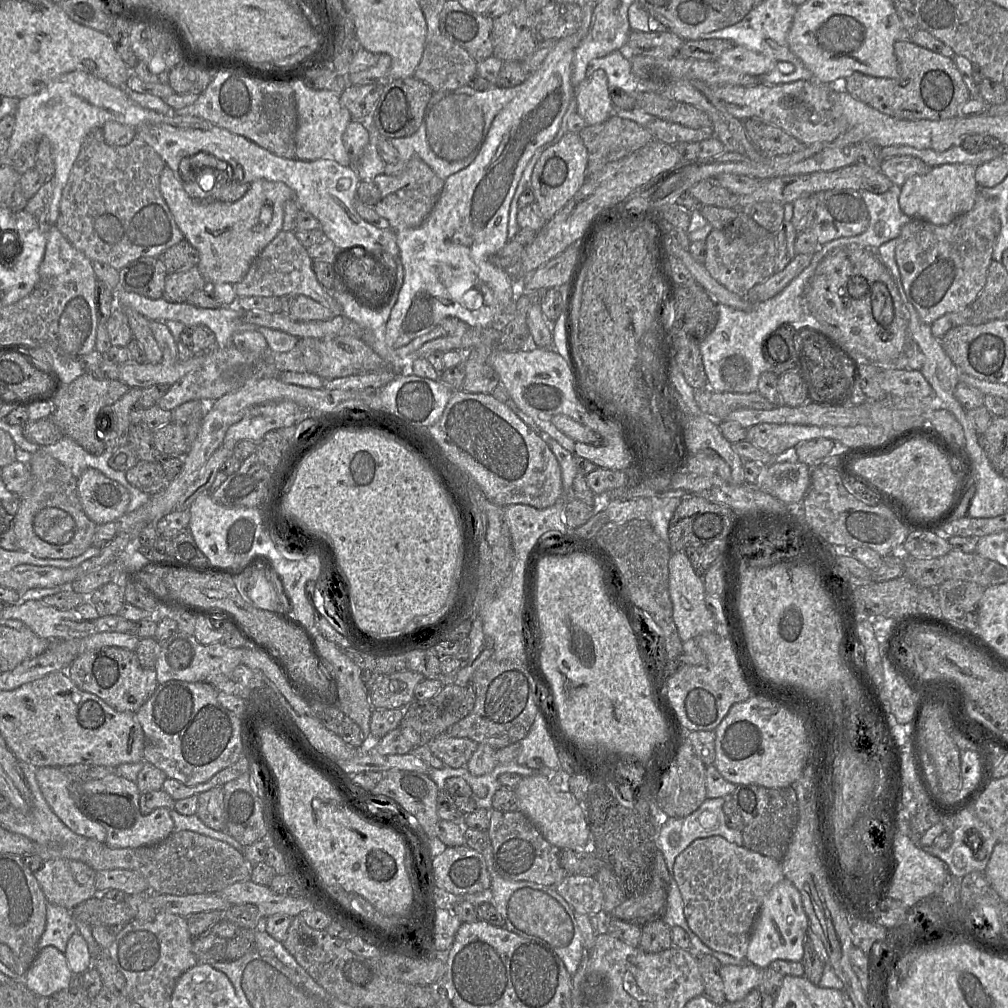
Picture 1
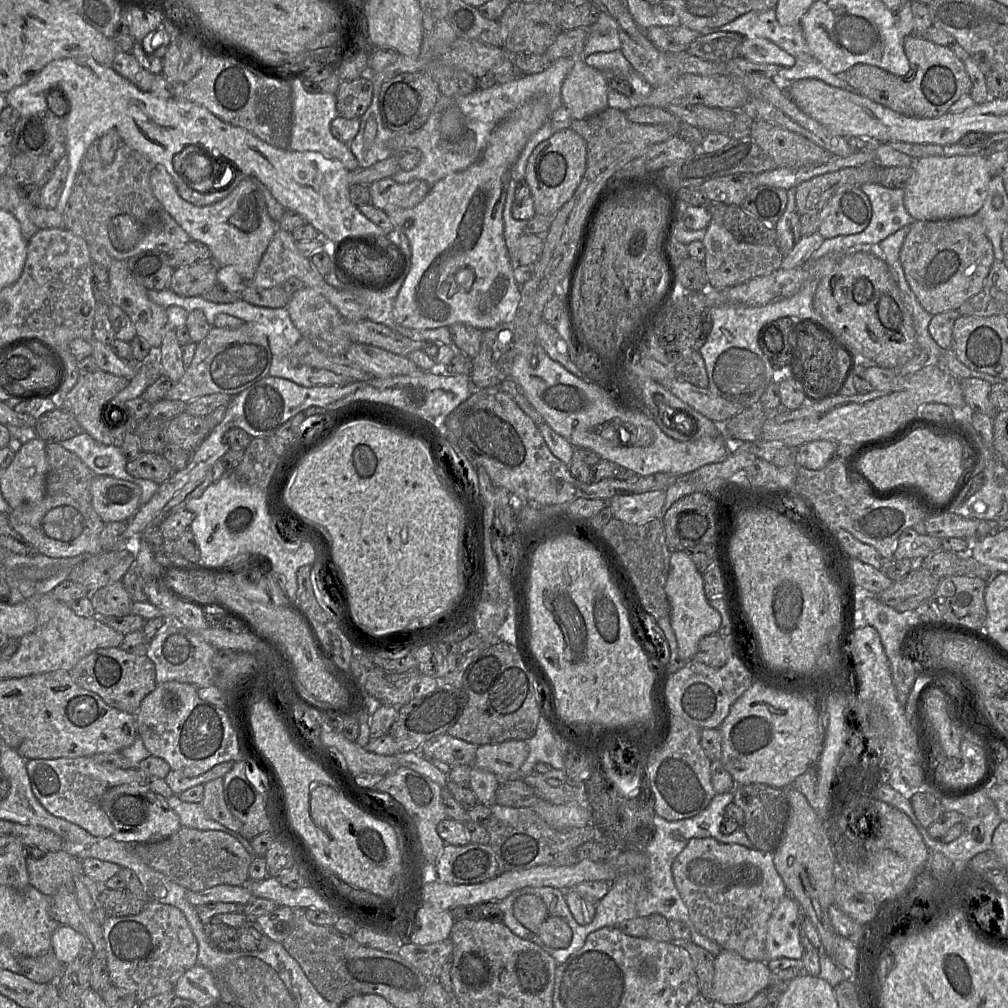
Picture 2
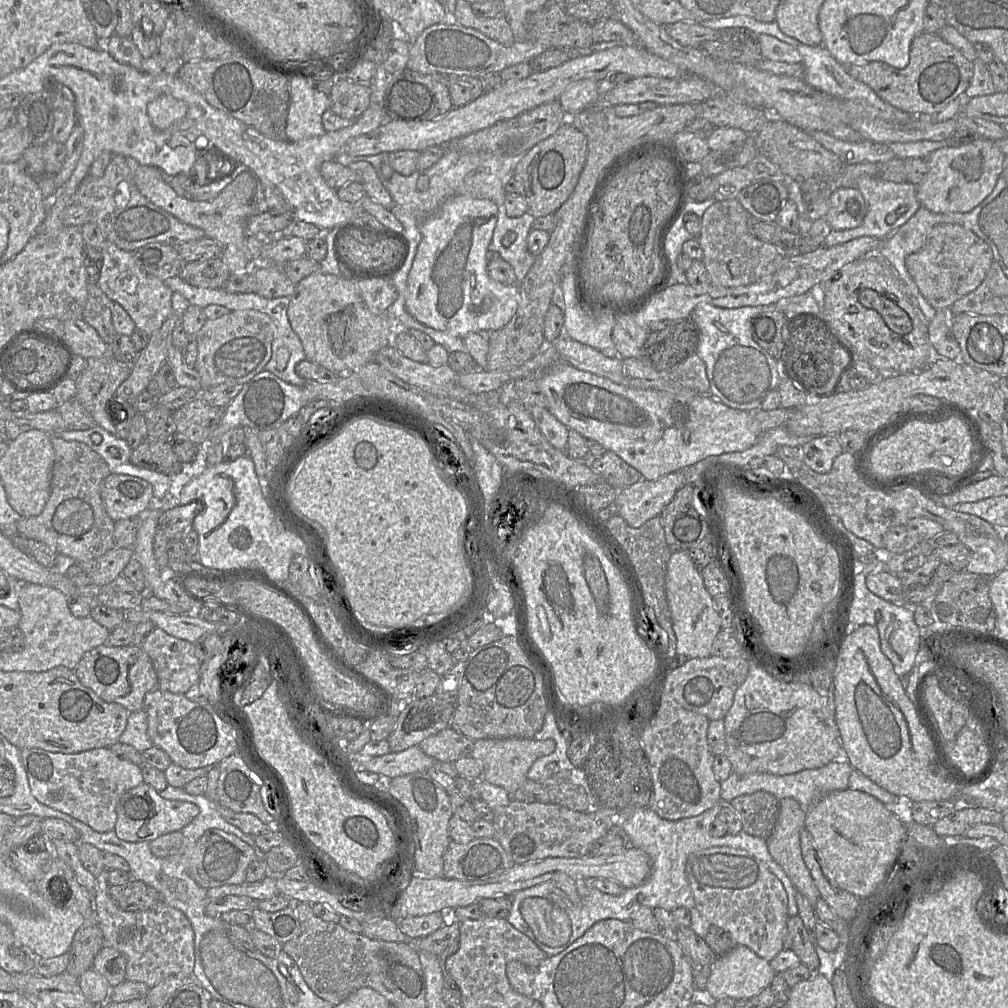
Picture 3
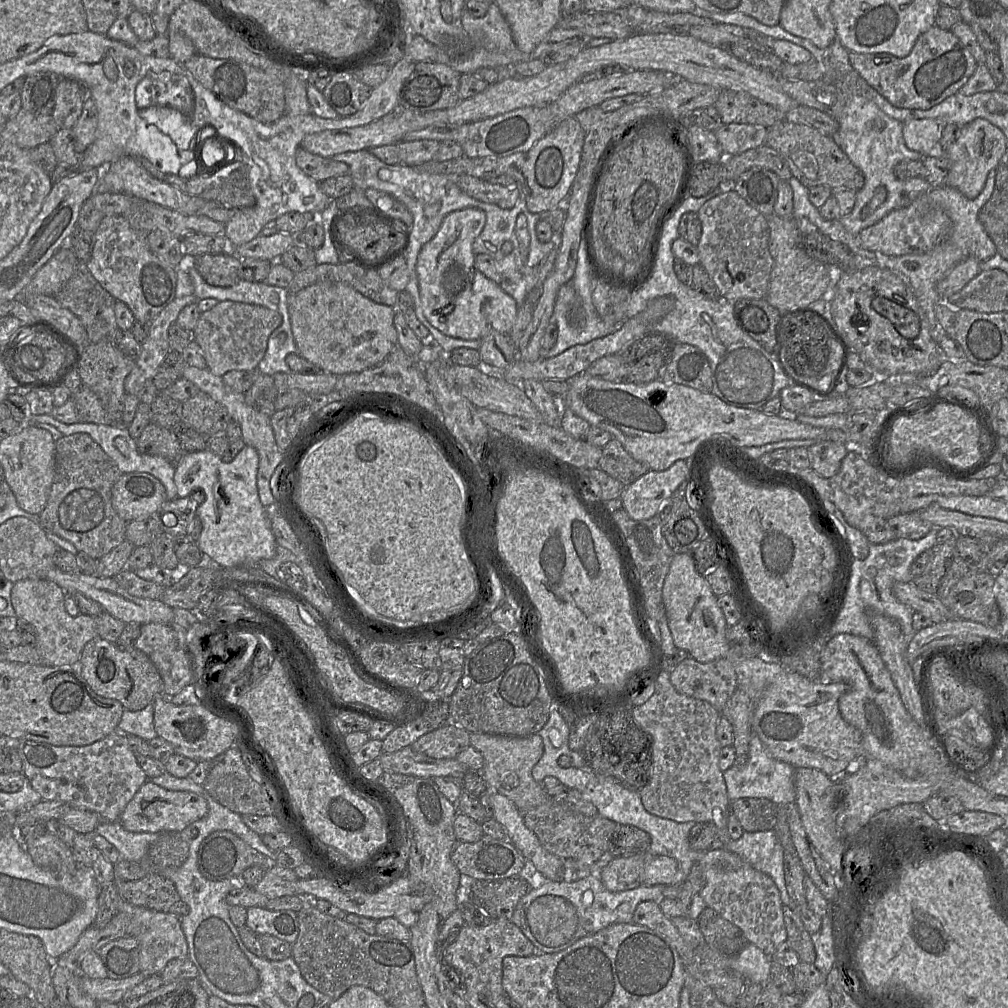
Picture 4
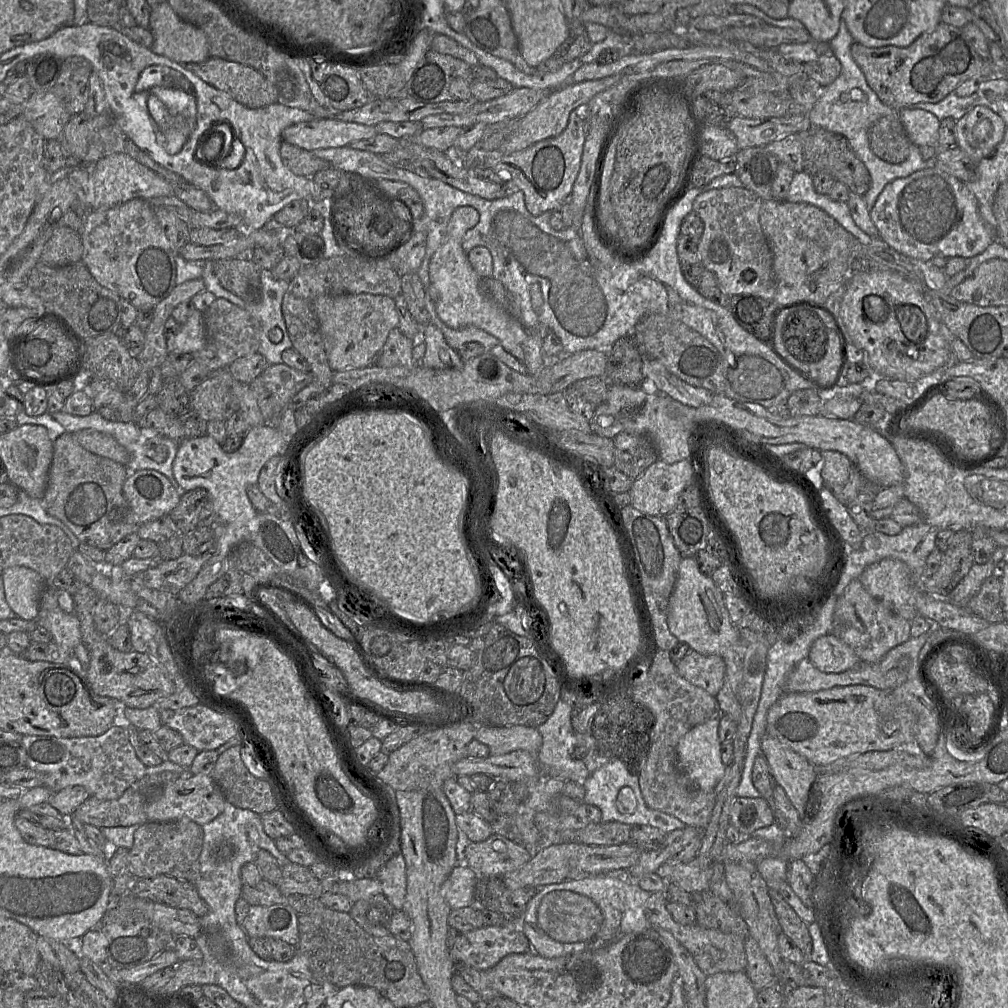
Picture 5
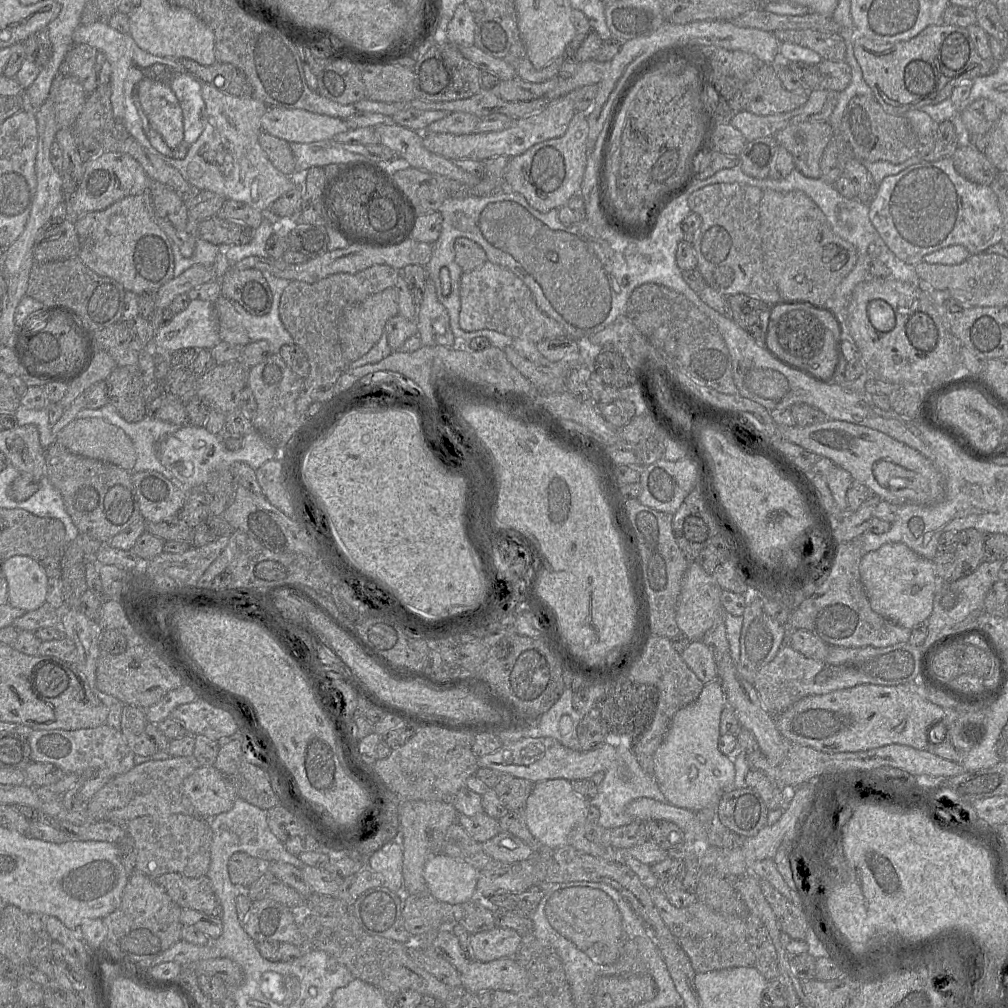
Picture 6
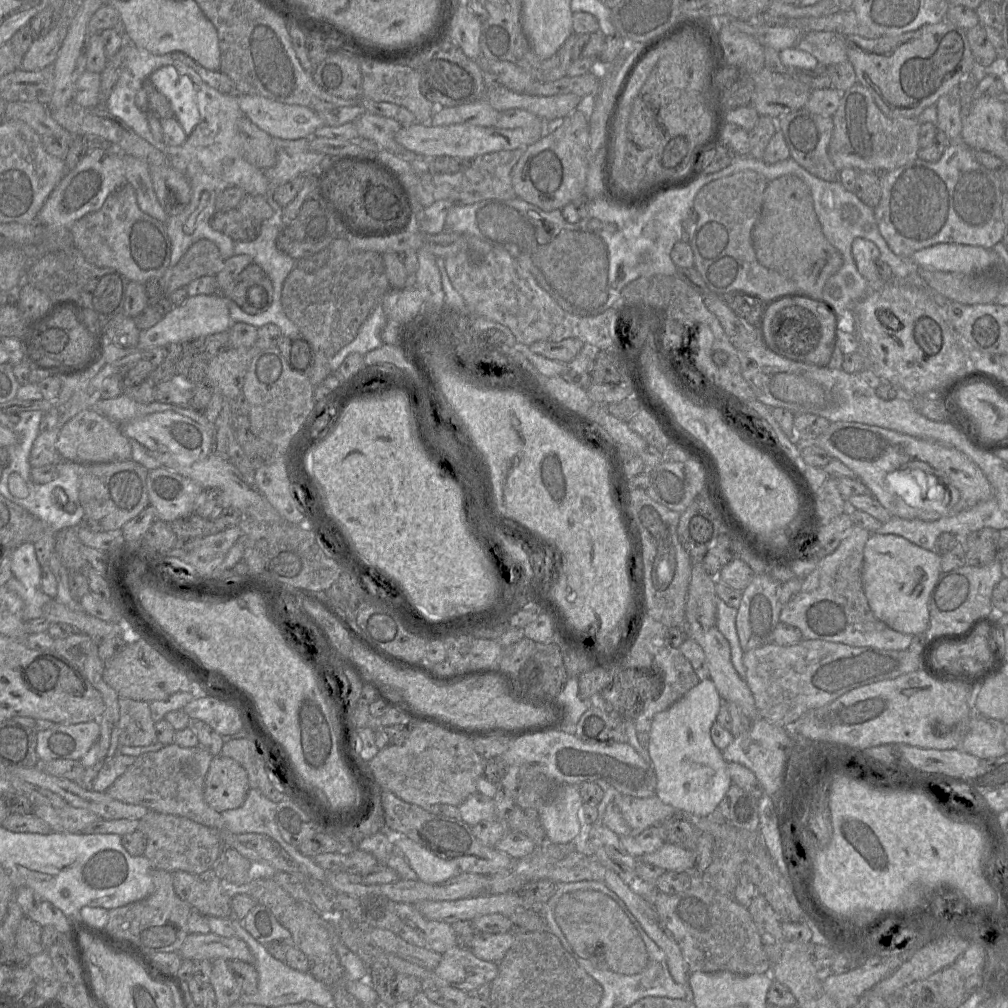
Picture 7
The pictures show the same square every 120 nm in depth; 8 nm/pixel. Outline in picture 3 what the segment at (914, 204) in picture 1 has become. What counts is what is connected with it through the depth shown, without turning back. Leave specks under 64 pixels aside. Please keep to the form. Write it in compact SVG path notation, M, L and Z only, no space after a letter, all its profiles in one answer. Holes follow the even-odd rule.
M981 138L959 147L935 150L926 158L929 171L916 185L916 198L934 213L970 212L994 189L1002 176L1005 156L993 141Z

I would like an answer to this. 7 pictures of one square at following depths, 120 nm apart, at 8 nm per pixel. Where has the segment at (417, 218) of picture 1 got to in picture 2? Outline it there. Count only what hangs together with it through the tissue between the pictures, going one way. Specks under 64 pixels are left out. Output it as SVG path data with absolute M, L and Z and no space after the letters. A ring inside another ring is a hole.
M392 177L374 181L369 185L371 204L383 211L413 208L429 193L431 186L424 180L400 184Z

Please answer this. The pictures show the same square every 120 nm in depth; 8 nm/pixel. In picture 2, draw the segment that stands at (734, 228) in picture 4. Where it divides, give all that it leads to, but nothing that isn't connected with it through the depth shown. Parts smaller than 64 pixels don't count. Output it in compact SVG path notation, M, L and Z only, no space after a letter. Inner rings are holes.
M712 220L701 241L705 247L705 267L708 287L711 290L724 290L743 284L755 277L765 276L781 267L784 255L777 245L758 245L740 242L722 224Z

